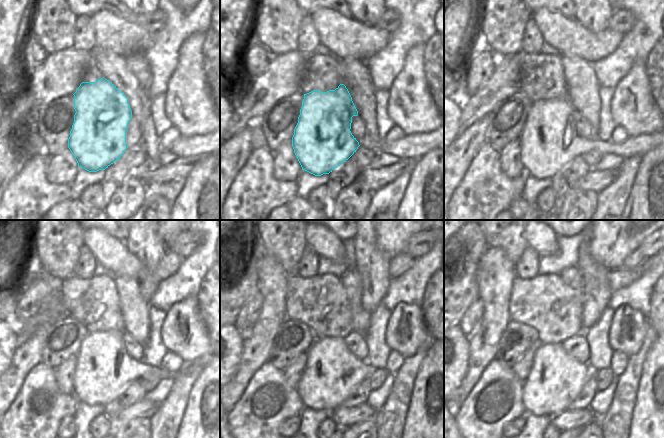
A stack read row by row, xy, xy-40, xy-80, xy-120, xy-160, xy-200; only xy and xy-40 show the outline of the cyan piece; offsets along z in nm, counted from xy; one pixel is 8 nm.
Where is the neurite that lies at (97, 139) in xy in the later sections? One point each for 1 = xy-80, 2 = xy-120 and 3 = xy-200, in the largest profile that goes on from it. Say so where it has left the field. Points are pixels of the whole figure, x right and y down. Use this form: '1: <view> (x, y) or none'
1: xy-80 (548, 142)
2: xy-120 (104, 370)
3: xy-200 (555, 379)

